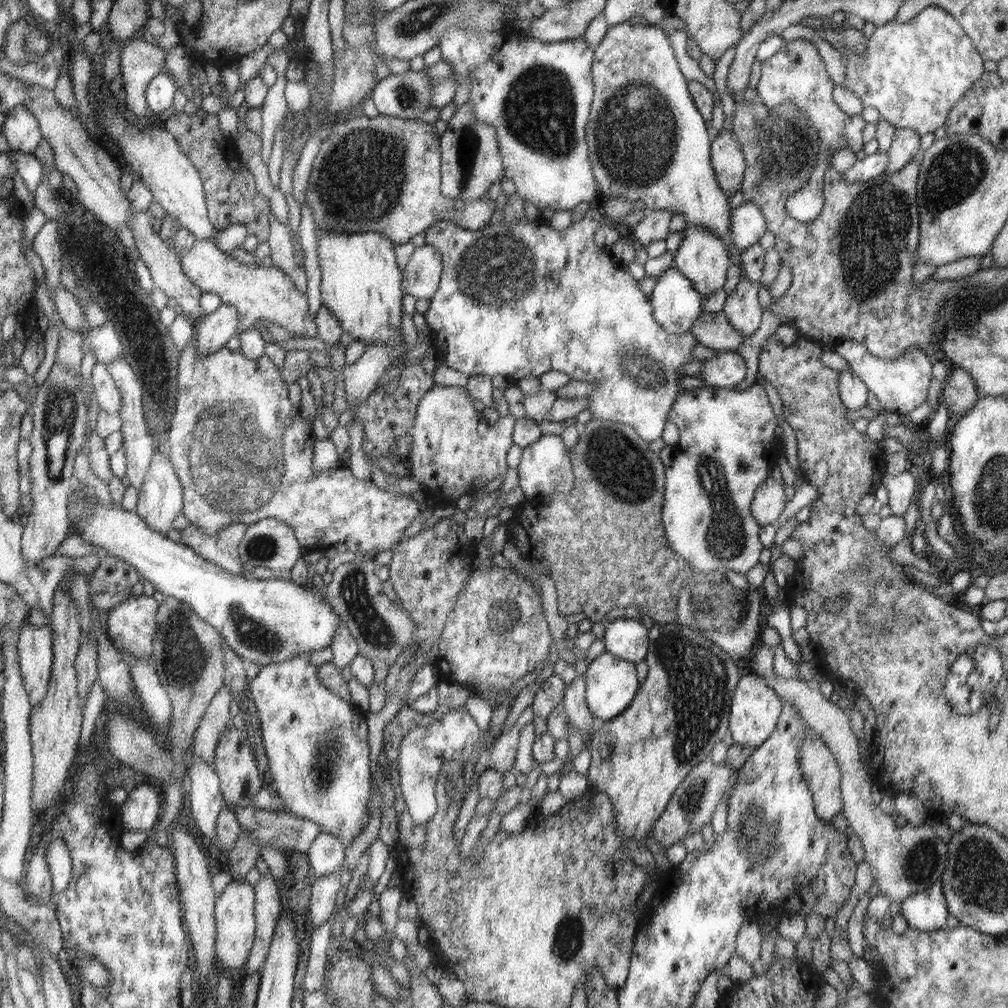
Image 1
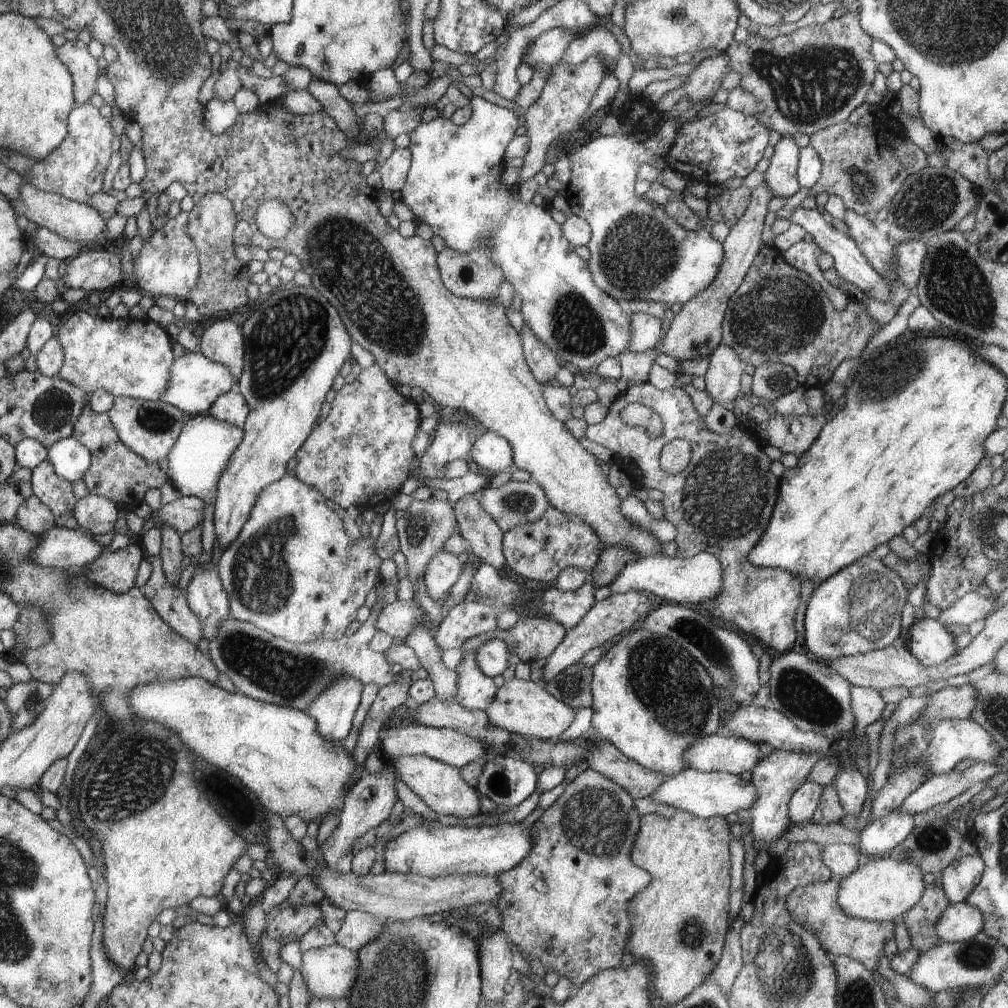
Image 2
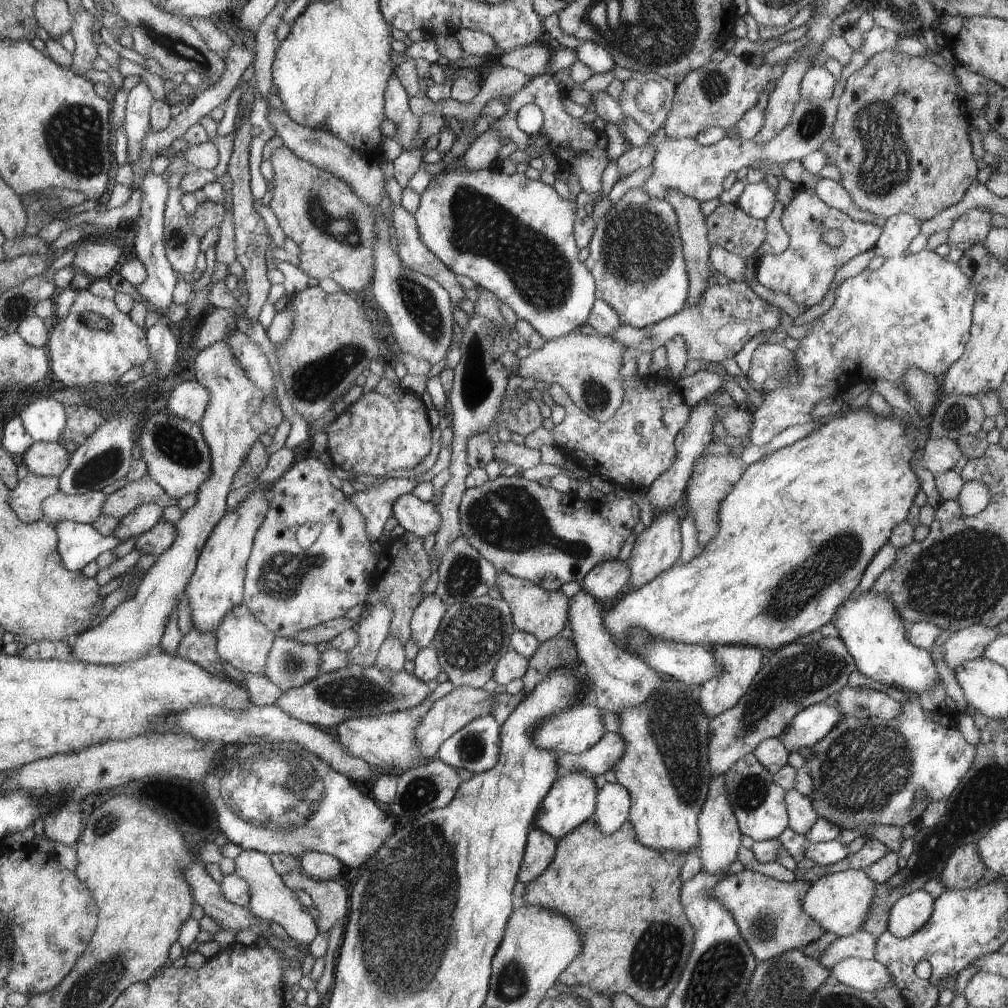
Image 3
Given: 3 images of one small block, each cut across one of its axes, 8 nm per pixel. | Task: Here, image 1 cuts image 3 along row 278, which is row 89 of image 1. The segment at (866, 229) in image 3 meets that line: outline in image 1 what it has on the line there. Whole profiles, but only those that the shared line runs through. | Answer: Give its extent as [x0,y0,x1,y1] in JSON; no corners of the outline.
[756,39,866,156]

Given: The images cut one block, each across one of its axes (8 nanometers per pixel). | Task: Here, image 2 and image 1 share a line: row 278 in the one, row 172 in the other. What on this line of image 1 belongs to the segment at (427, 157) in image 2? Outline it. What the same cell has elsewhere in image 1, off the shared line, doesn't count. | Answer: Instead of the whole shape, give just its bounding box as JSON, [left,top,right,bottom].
[439,30,598,210]

